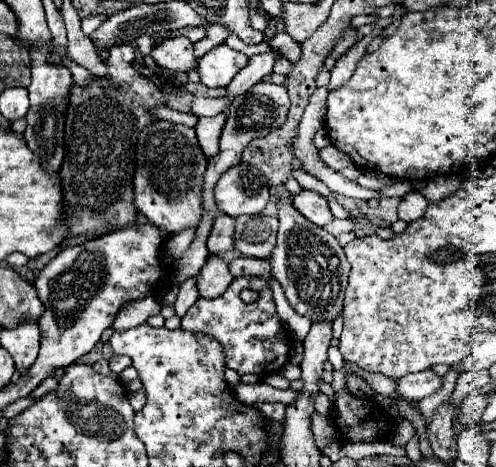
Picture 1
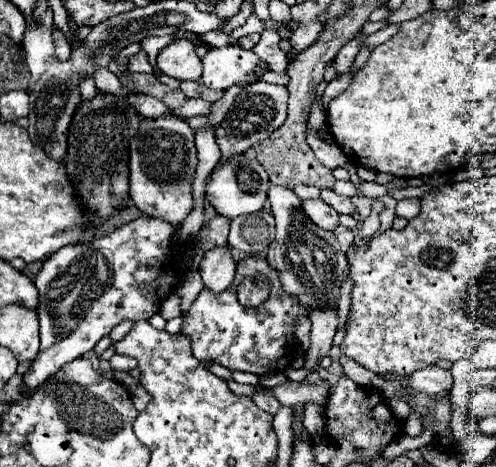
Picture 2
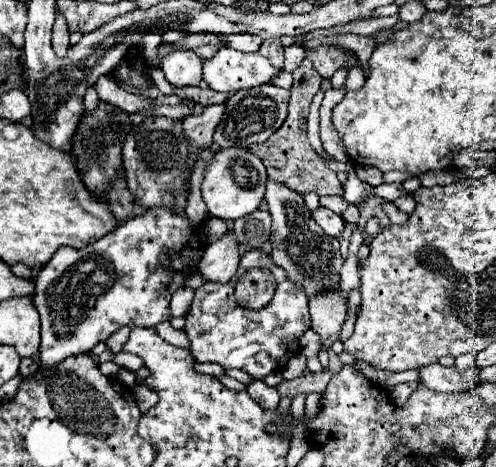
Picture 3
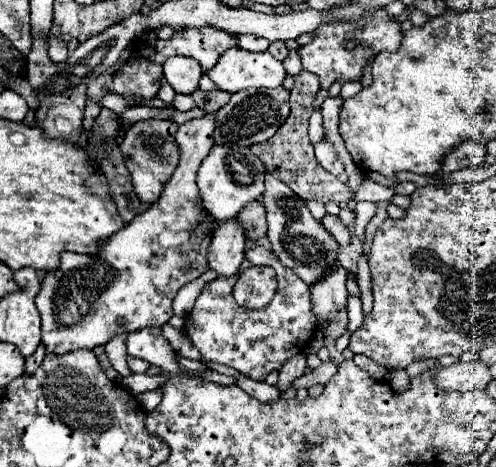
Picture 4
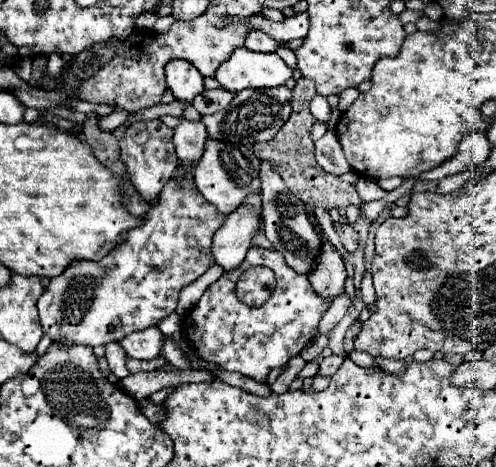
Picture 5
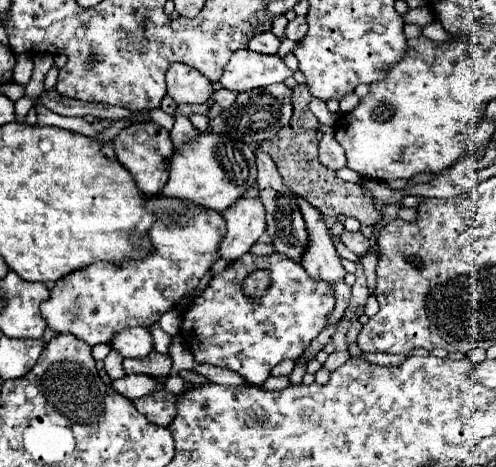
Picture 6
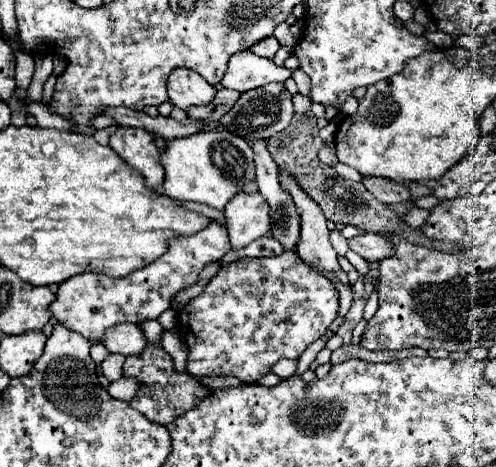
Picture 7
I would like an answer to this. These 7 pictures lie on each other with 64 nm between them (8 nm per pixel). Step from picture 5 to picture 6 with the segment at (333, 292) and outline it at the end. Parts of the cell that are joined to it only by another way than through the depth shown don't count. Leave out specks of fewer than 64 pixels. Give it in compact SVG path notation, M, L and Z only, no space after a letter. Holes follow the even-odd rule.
M300 202L300 210L304 216L304 222L308 224L308 234L312 236L312 248L308 248L308 256L304 256L304 270L308 276L316 282L326 280L328 284L336 284L346 276L346 270L340 262L340 256L332 244L332 238L328 234L328 228L316 208L312 208L308 202Z

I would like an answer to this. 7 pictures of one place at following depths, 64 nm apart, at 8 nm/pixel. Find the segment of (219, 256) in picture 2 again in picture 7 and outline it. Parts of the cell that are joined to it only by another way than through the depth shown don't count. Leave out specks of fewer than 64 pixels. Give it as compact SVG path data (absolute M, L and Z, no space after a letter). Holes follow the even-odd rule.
M236 194L224 208L230 250L242 250L252 240L262 238L270 230L268 204L256 194Z

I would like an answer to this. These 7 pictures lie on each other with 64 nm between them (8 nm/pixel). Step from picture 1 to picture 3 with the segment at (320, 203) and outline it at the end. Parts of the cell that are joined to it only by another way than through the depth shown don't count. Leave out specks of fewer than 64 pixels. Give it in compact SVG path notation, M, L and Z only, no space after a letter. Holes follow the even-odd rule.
M318 206L316 210L310 210L310 214L312 214L314 222L316 222L328 236L340 238L342 230L344 230L344 220L342 220L342 216L338 216L336 212L332 212L332 210L324 208L324 206Z

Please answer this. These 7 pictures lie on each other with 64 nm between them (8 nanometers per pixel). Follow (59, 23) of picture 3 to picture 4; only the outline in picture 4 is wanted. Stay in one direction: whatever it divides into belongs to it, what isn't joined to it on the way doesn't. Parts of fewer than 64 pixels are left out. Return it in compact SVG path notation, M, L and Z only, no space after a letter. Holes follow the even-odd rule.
M62 36L50 40L50 56L56 62L64 62L68 58L68 46L66 46L66 42L64 42Z

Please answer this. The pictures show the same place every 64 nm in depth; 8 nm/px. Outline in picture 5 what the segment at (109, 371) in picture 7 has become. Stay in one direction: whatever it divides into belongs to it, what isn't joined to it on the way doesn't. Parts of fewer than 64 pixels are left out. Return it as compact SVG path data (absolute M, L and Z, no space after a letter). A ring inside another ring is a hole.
M110 342L106 344L106 360L110 366L110 372L114 372L118 378L126 378L130 374L130 370L126 368L126 352L118 342Z

